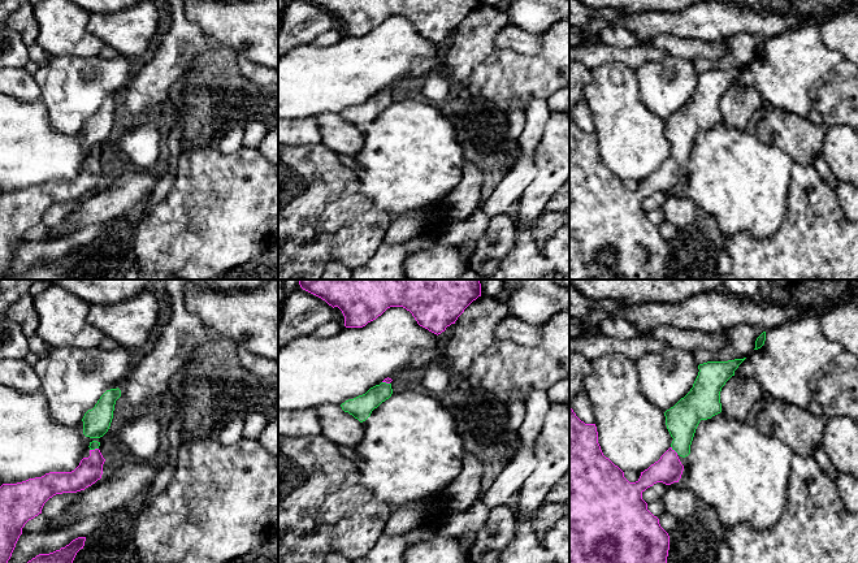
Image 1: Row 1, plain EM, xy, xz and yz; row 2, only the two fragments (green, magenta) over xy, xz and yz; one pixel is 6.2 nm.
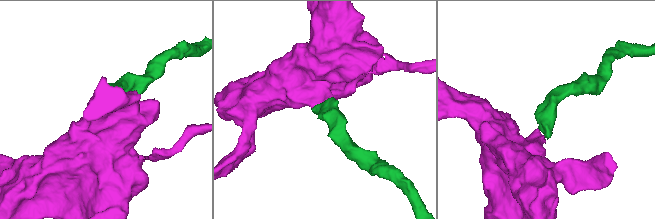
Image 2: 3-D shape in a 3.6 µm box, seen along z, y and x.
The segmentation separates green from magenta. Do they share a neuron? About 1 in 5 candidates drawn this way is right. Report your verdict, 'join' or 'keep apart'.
join

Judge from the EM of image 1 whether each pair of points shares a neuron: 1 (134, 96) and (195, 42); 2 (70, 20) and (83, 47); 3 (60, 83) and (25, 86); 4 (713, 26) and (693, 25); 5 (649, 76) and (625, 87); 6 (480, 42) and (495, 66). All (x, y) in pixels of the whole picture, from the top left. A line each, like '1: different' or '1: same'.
1: same
2: same
3: different
4: same
5: different
6: different

